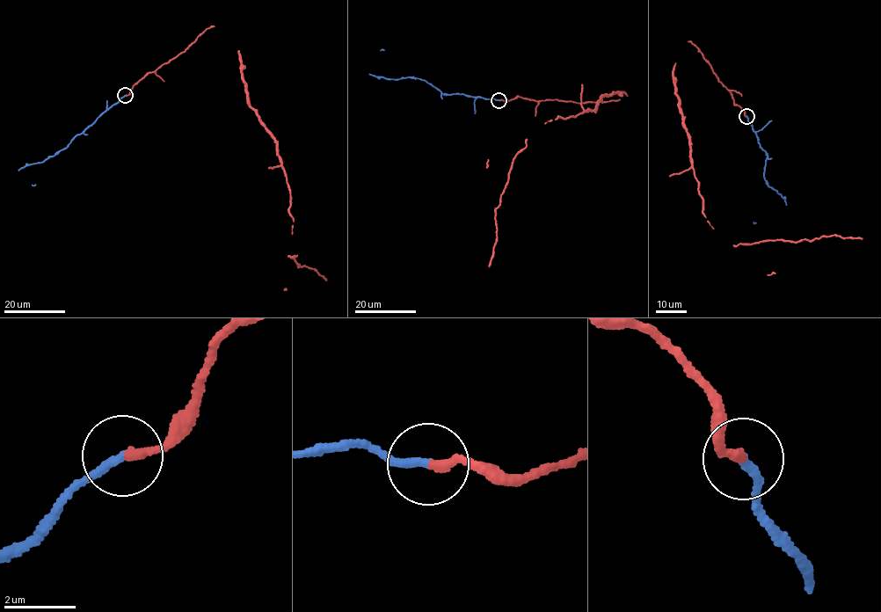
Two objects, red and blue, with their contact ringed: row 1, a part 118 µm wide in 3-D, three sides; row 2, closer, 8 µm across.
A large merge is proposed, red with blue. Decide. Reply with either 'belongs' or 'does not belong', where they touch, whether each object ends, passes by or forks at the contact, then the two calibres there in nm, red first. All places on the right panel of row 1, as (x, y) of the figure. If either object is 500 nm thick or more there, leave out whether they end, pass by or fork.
belongs; place (746, 116); red ends; blue ends; calibres 260 and 240 nm

